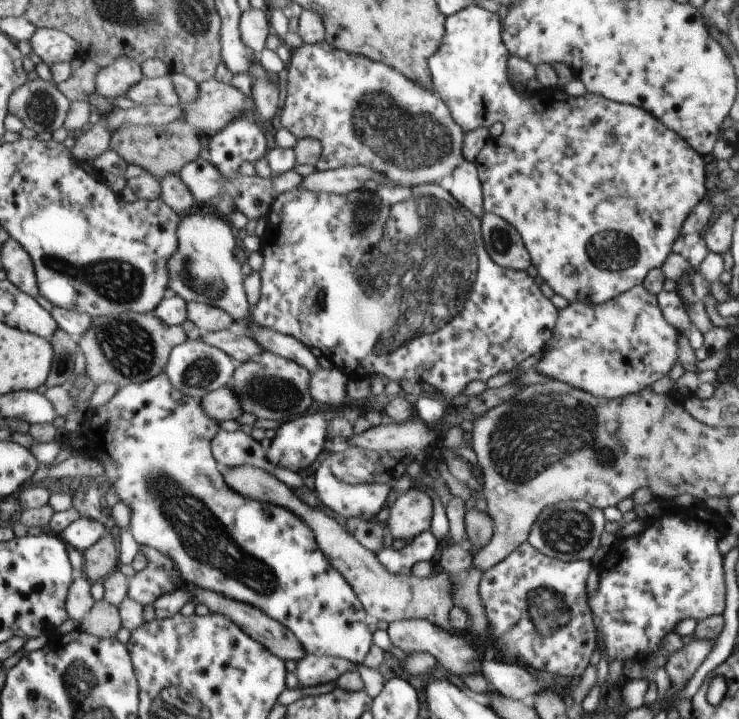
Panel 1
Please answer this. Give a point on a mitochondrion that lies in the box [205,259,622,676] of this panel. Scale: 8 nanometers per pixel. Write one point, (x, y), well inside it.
(534, 435)

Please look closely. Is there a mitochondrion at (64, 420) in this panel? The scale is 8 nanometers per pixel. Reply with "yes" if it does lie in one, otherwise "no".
no

